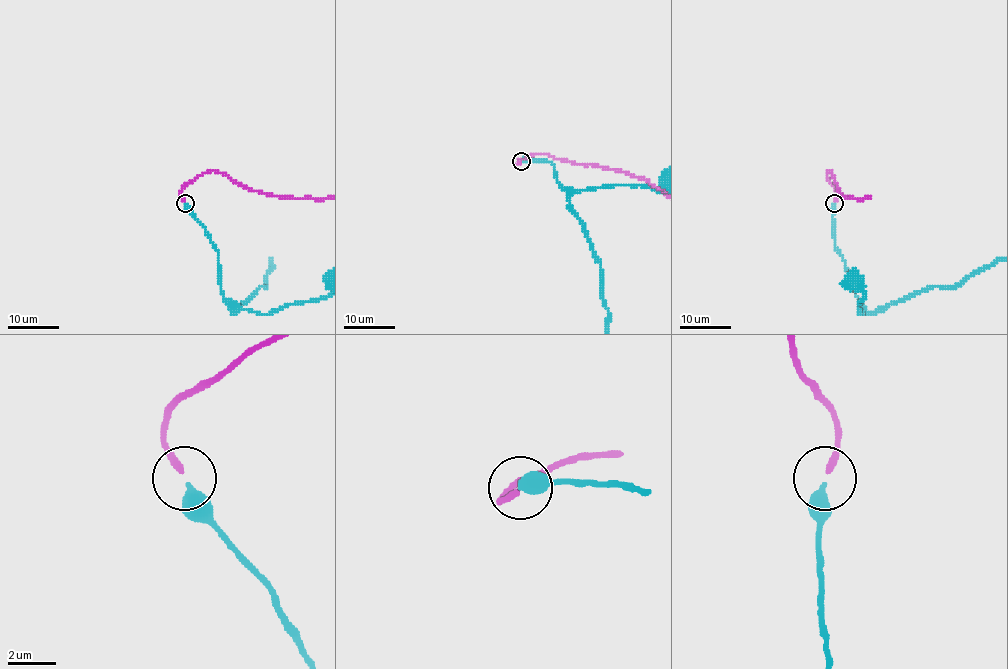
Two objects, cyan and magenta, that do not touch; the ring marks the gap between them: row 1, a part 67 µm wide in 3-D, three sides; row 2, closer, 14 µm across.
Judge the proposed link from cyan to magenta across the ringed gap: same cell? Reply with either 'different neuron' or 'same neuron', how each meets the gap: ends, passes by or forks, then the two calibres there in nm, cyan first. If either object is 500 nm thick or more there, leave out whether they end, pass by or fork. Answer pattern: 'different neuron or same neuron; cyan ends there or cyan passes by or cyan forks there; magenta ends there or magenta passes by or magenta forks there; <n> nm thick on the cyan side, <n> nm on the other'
same neuron; cyan ends there; magenta ends there; 440 nm thick on the cyan side, 280 nm on the other

